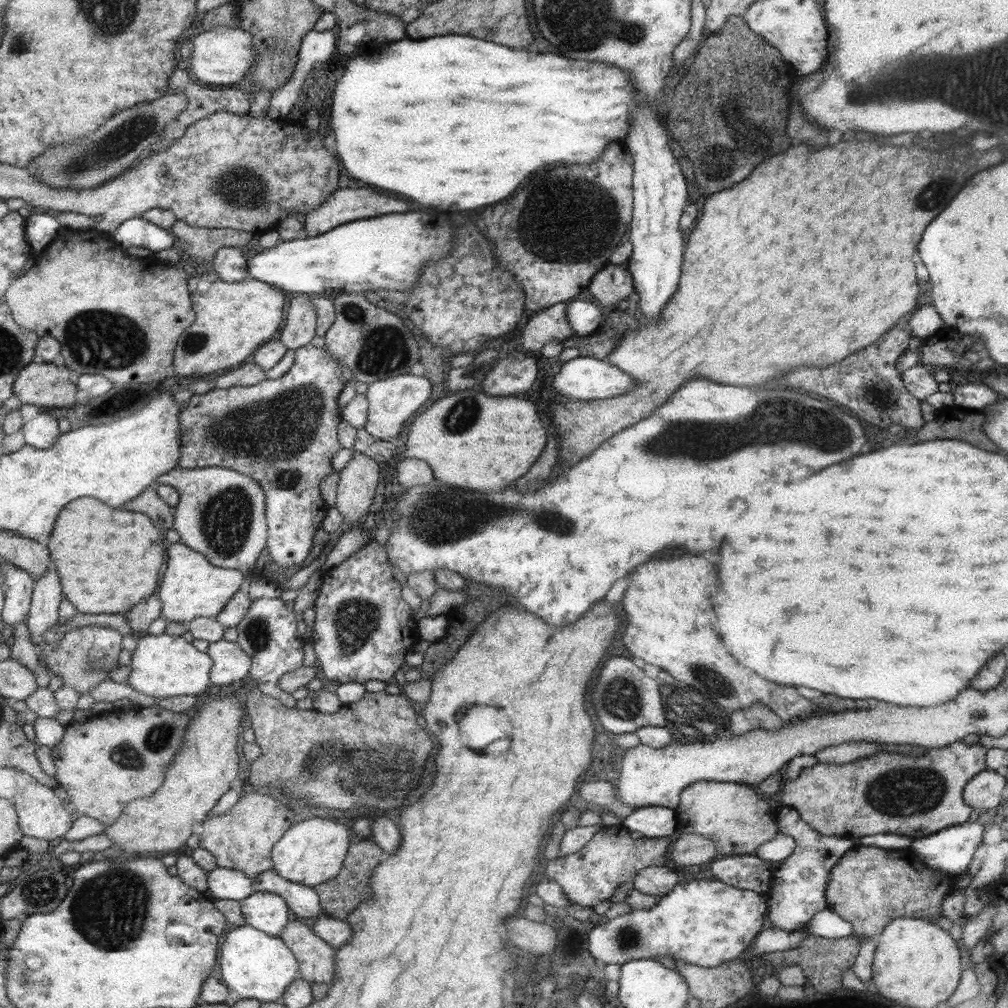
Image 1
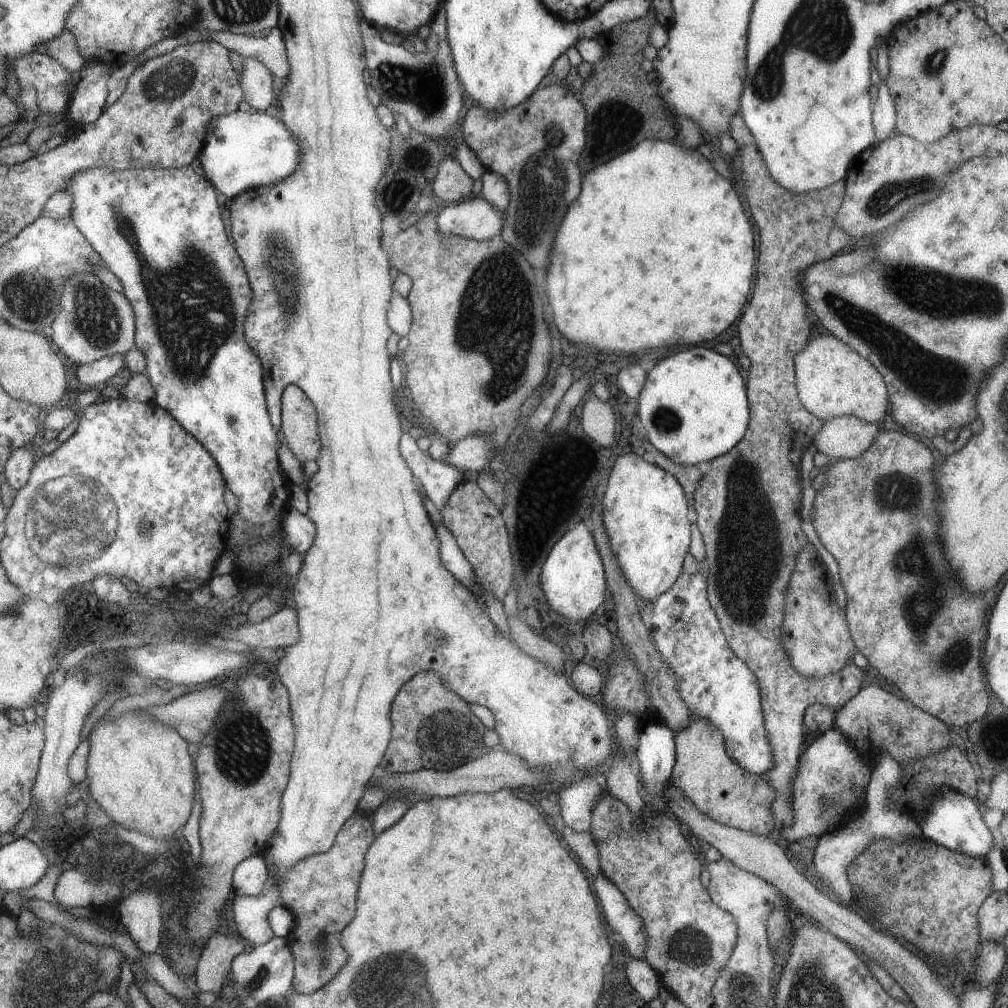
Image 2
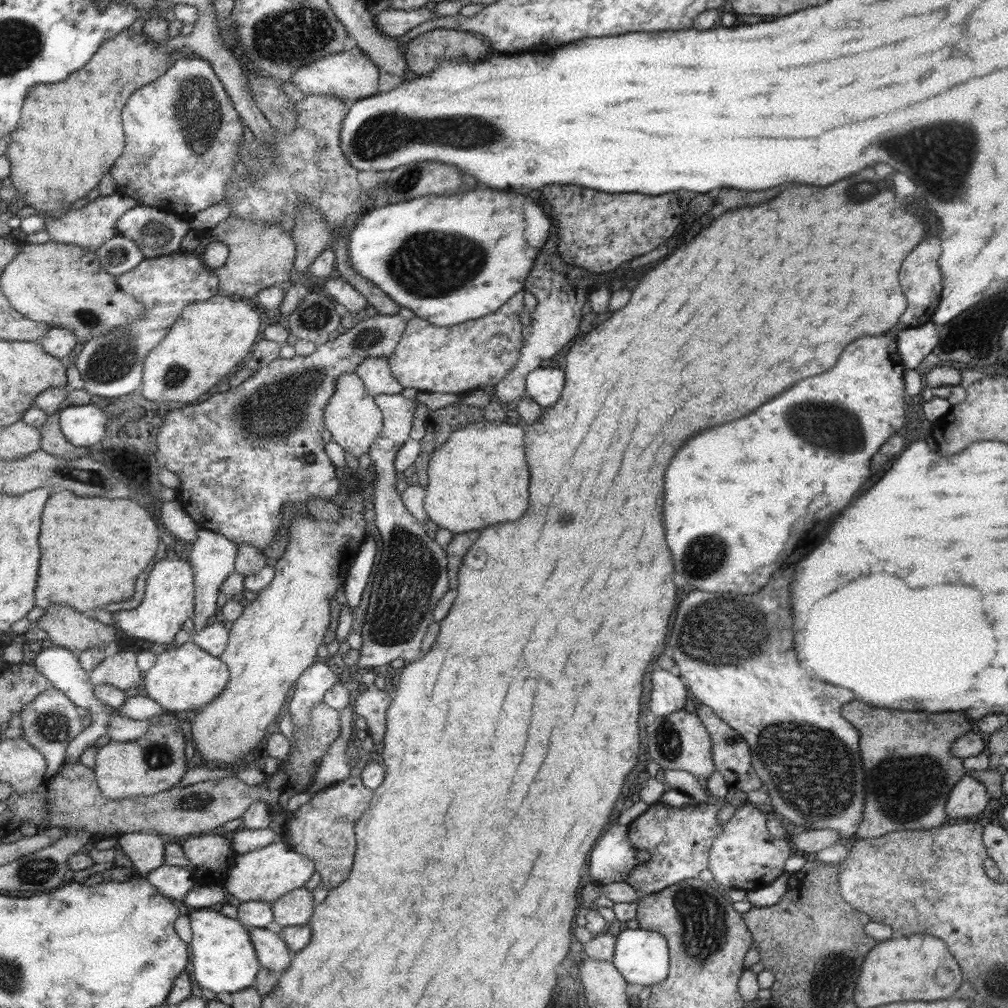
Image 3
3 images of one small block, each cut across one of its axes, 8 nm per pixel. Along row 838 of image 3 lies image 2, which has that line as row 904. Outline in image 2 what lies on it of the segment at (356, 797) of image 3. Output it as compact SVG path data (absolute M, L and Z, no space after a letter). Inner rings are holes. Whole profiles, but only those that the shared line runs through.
M353 813L340 828L328 851L309 855L283 874L280 900L294 916L294 927L285 940L290 946L294 973L290 985L295 993L311 994L323 987L344 966L348 953L340 945L340 932L356 910L356 892L364 870L364 856L375 838L372 817Z

